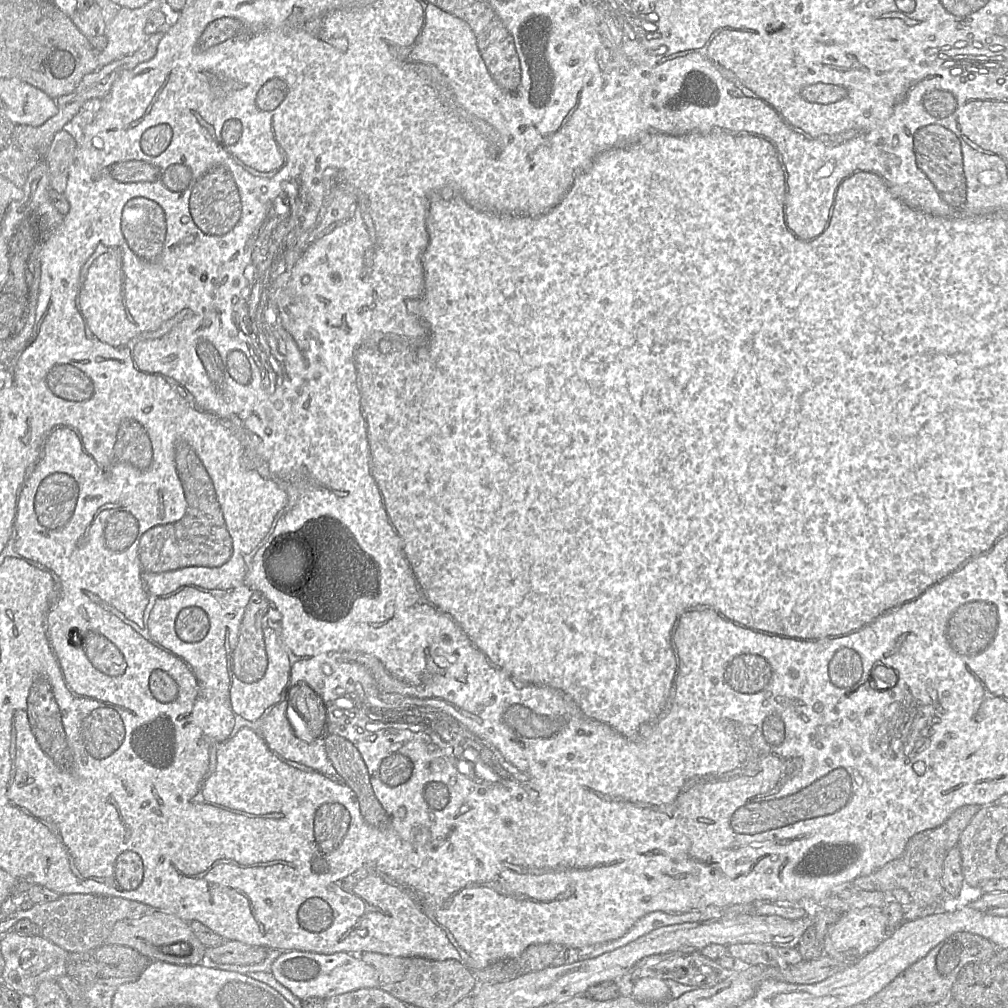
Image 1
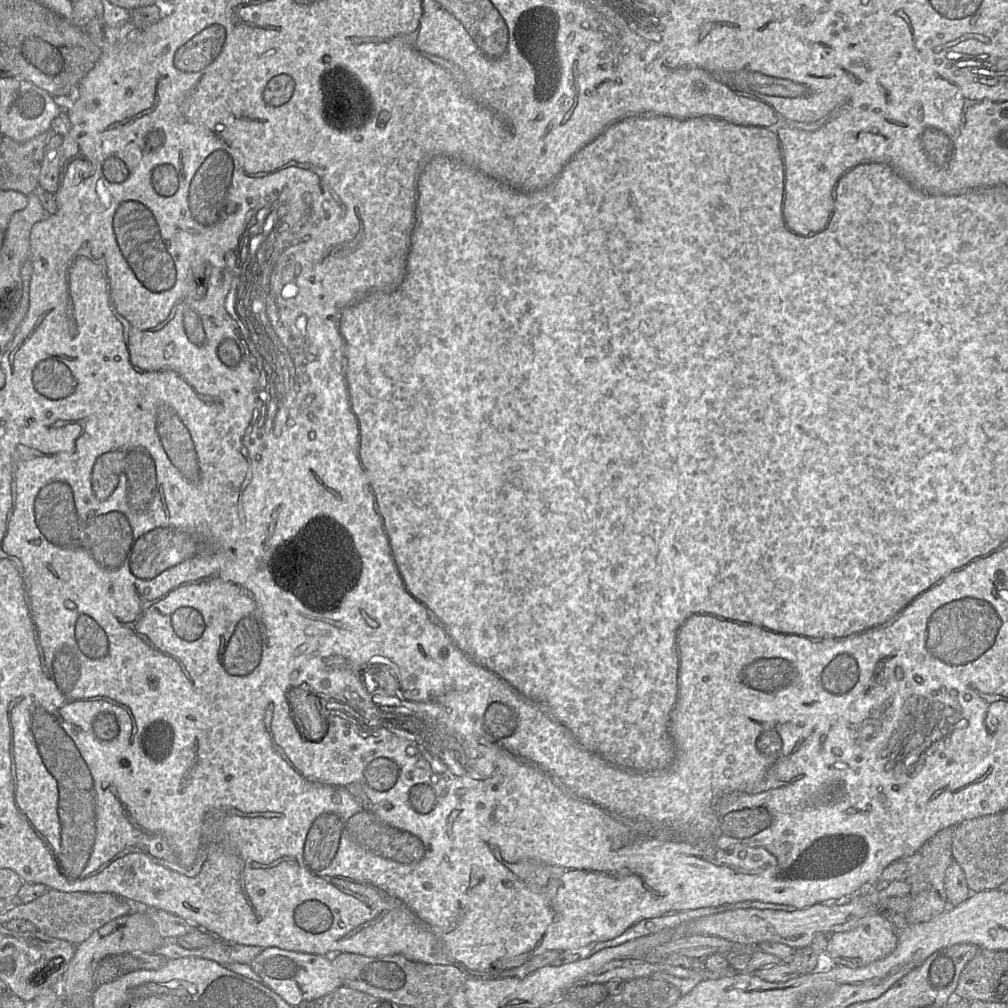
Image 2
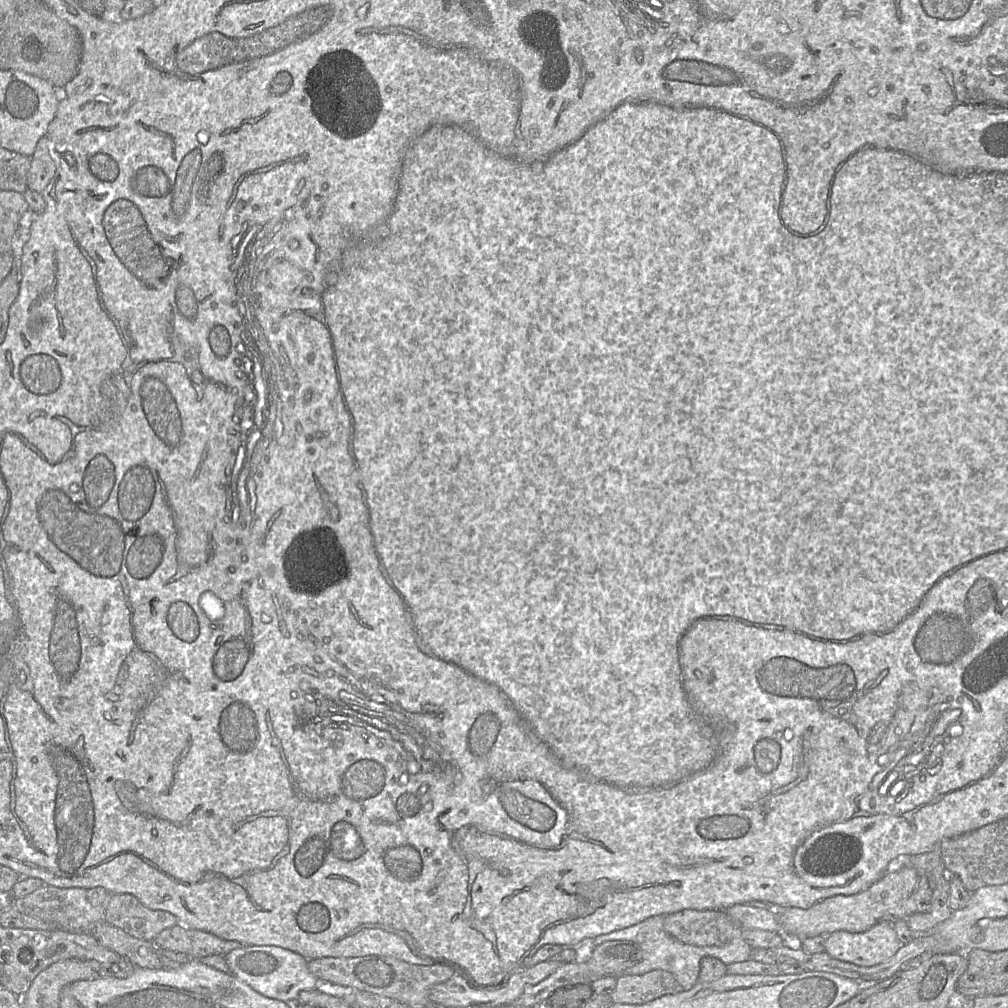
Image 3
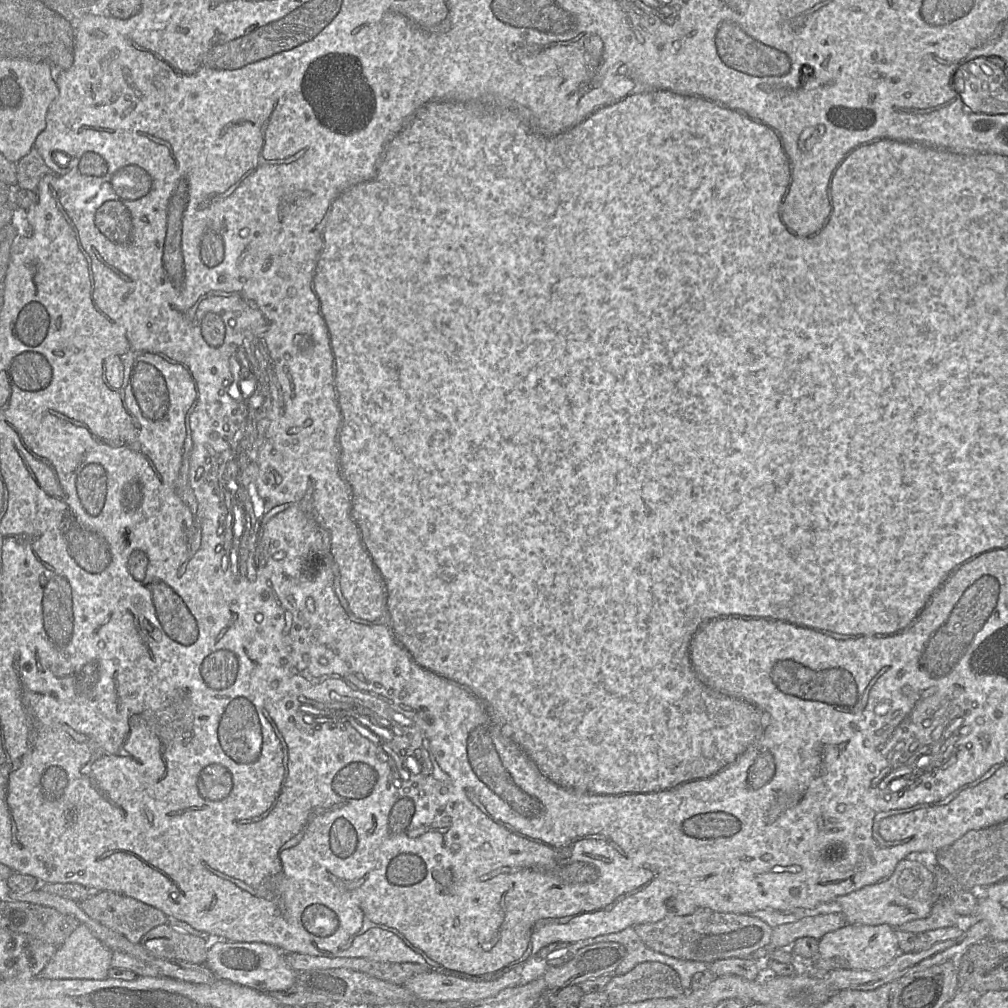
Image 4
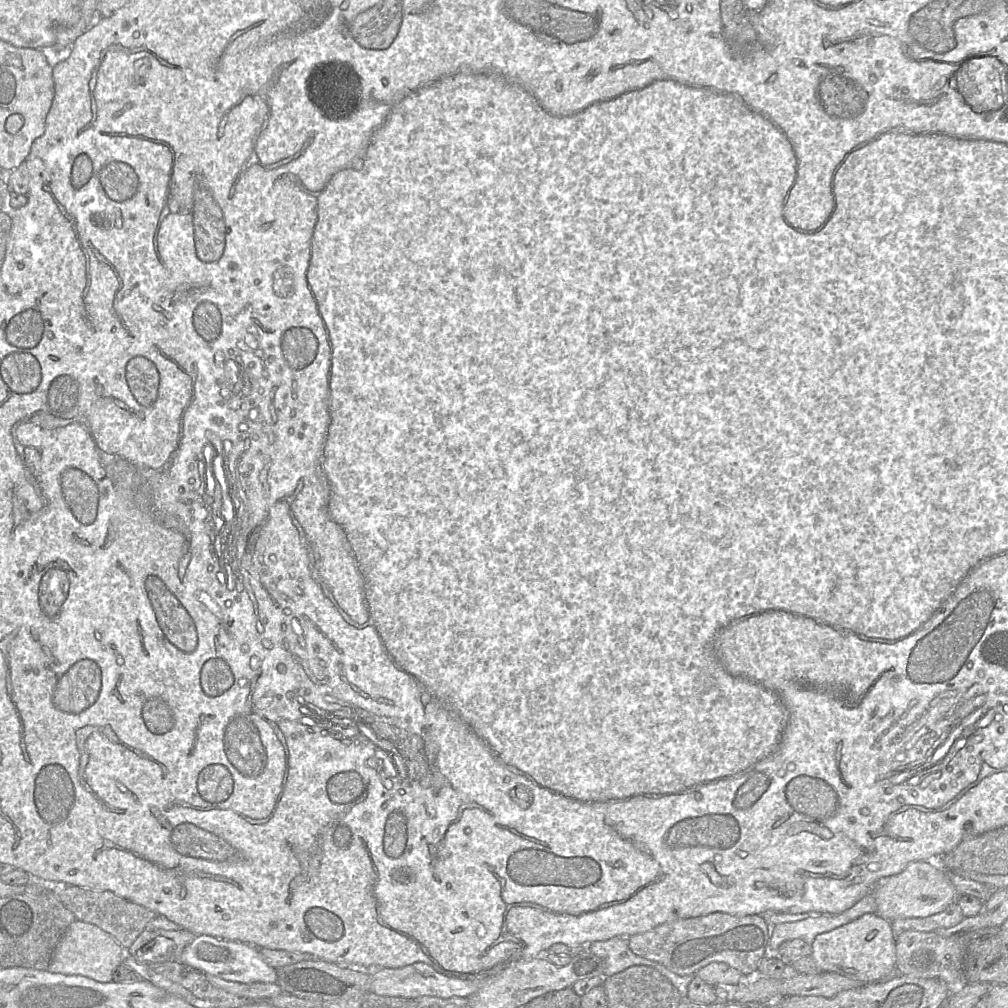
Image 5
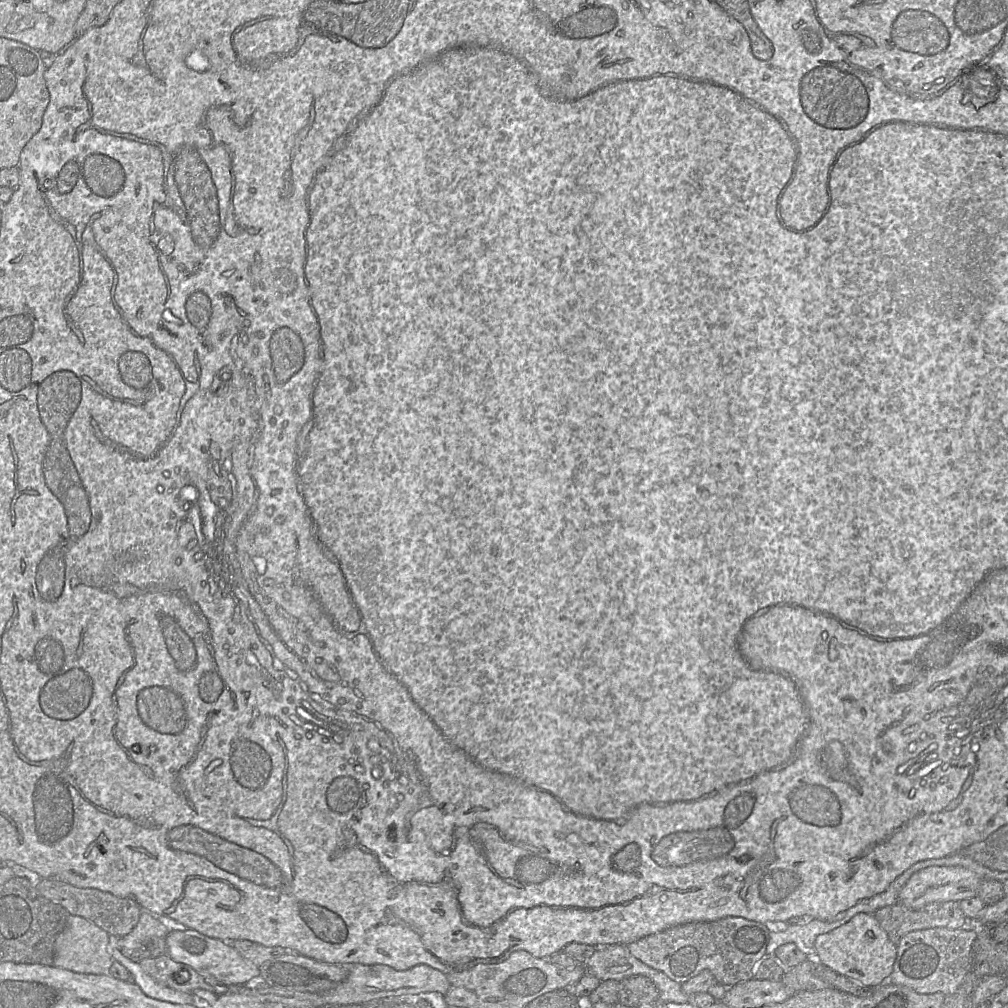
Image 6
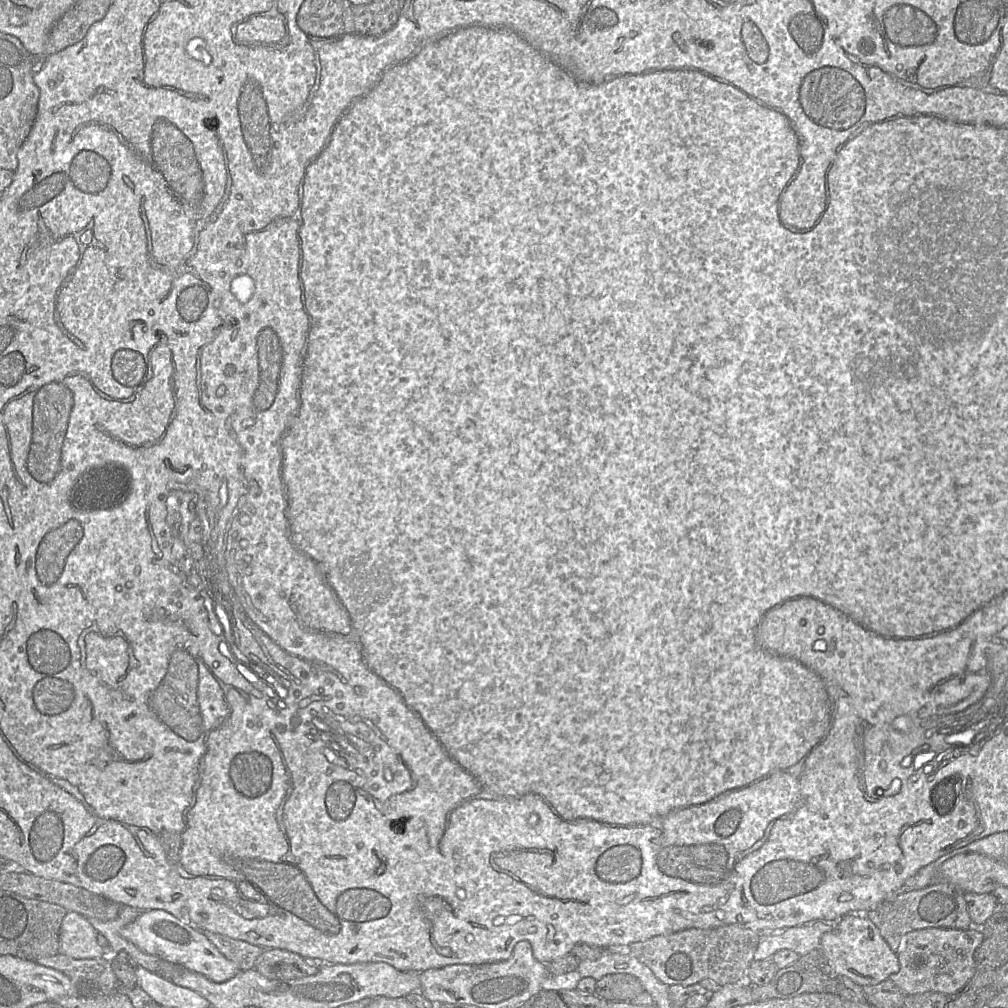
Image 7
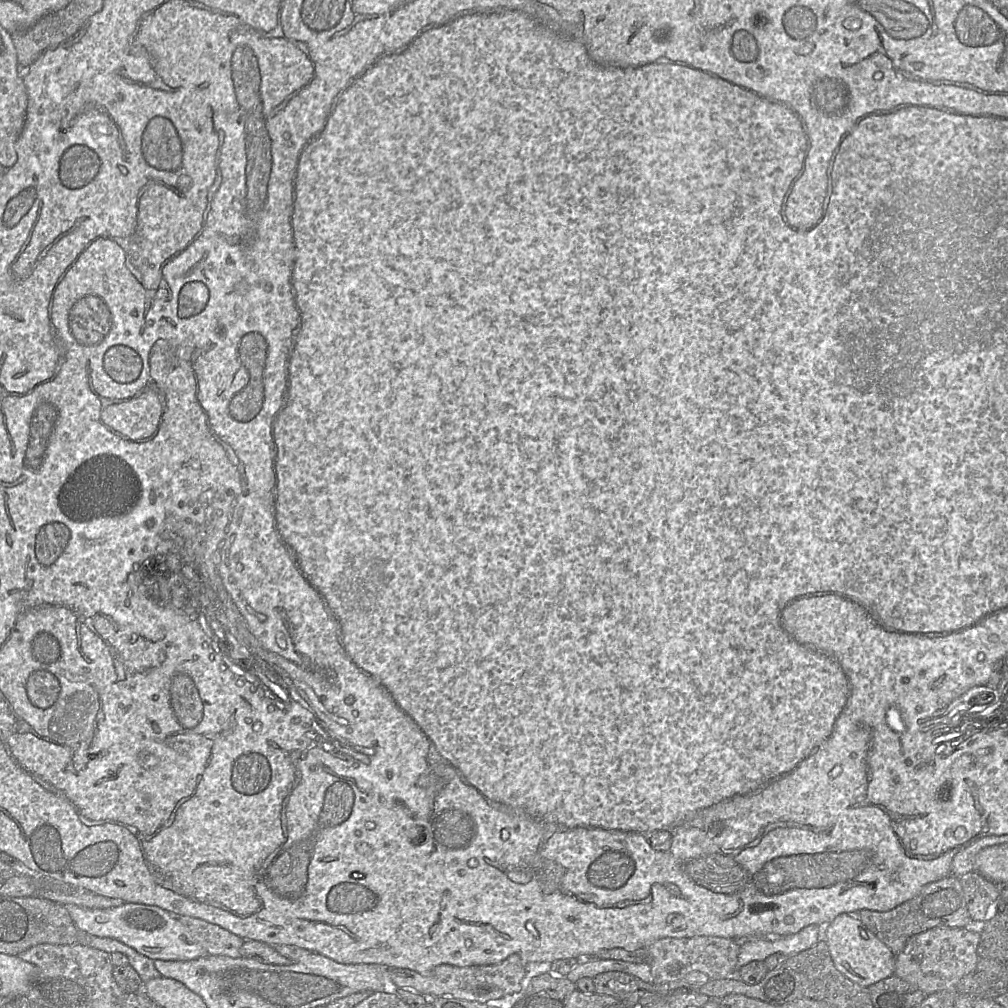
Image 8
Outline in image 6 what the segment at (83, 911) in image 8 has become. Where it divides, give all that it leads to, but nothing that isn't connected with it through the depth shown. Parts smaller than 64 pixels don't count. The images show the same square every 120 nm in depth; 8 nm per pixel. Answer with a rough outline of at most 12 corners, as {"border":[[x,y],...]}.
{"border":[[169,931],[166,955],[226,985],[256,985],[259,967],[229,942]]}

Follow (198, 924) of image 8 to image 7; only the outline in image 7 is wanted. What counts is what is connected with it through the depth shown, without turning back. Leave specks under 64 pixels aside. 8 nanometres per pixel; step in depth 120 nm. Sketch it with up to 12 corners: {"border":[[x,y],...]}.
{"border":[[210,931],[203,933],[240,971],[254,969],[265,950]]}

